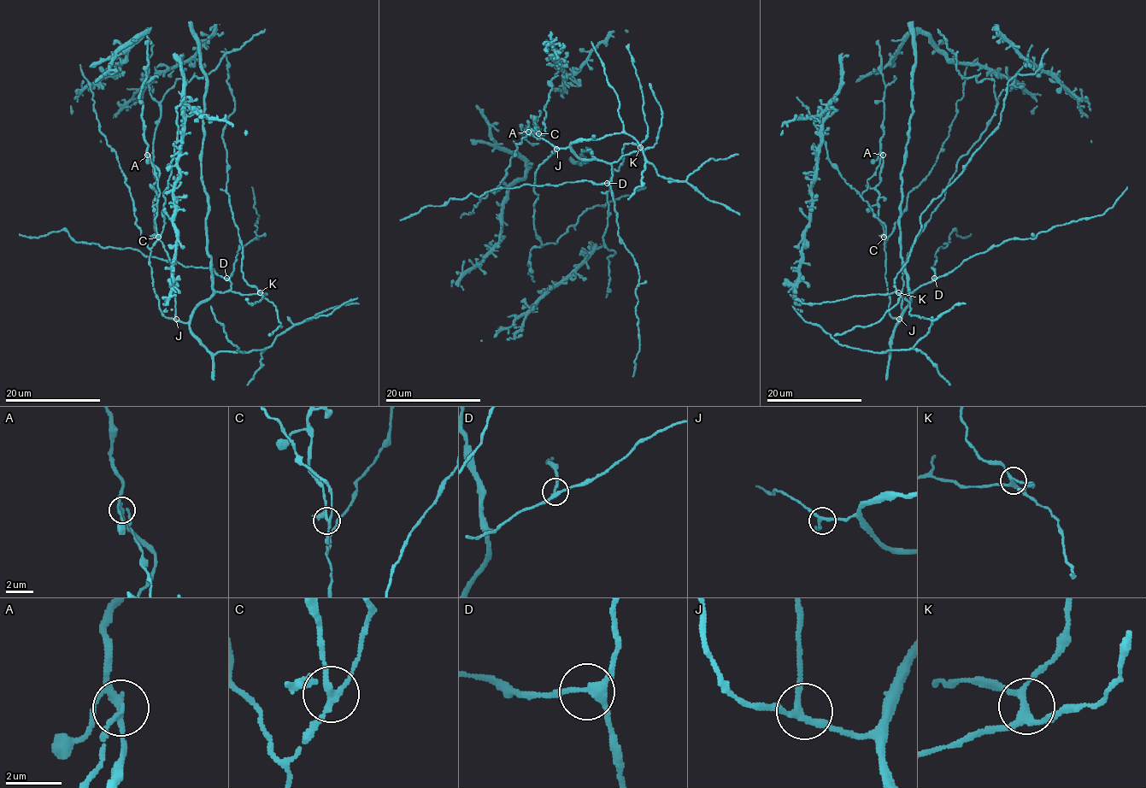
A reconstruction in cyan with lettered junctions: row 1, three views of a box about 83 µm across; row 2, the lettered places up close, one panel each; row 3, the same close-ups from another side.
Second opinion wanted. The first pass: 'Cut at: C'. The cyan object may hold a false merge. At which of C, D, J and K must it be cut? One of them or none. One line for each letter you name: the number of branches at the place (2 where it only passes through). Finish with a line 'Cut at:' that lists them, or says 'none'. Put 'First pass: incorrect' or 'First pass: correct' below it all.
C: branches 4
Cut at: C
First pass: correct

